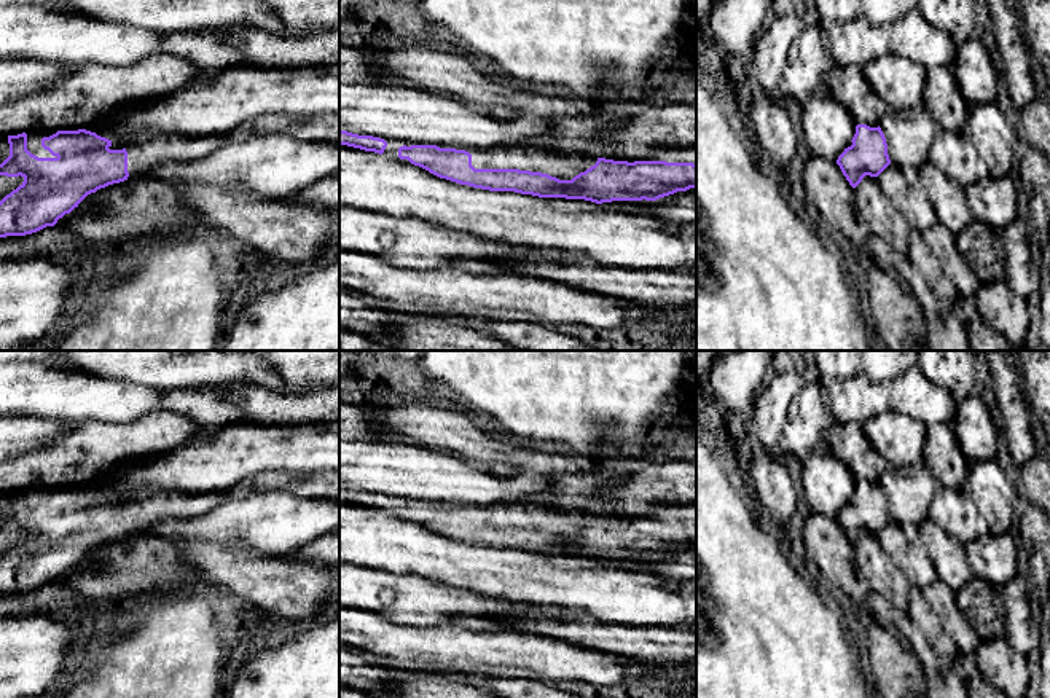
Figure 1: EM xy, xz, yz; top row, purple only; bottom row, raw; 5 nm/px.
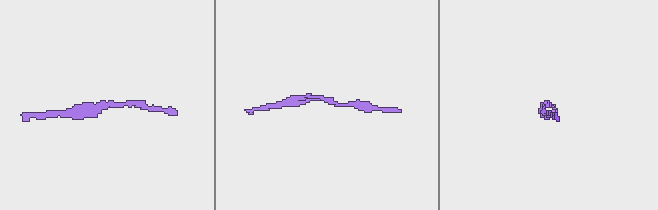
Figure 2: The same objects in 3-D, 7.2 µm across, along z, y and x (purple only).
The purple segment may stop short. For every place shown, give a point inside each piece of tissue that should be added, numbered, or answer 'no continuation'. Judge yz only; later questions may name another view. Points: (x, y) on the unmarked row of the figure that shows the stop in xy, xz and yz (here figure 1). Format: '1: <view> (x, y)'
no continuation

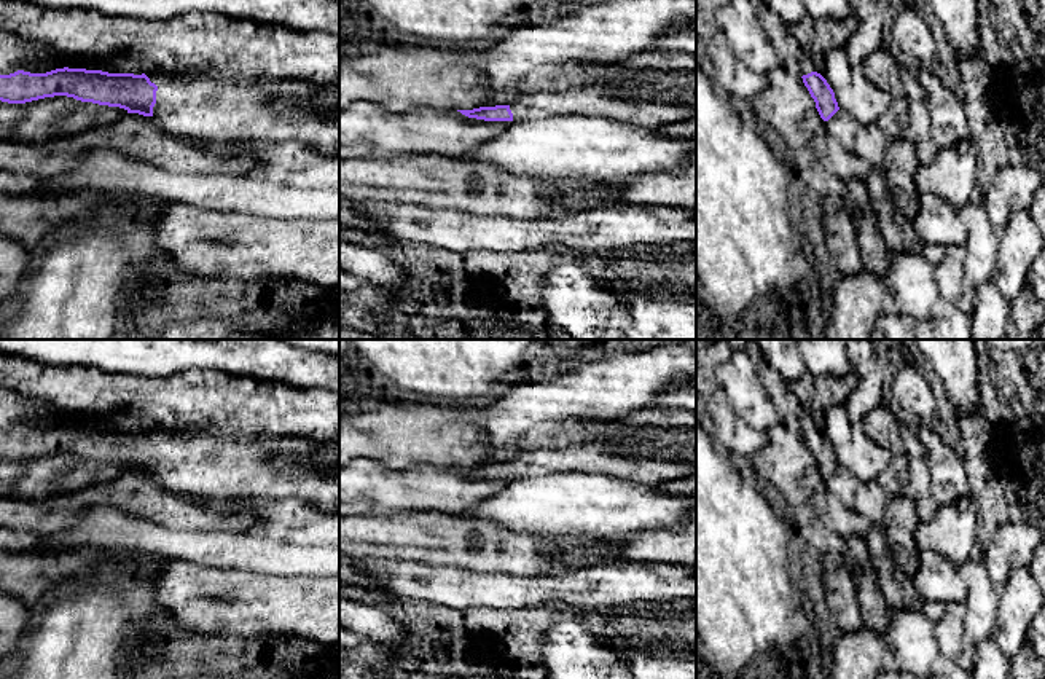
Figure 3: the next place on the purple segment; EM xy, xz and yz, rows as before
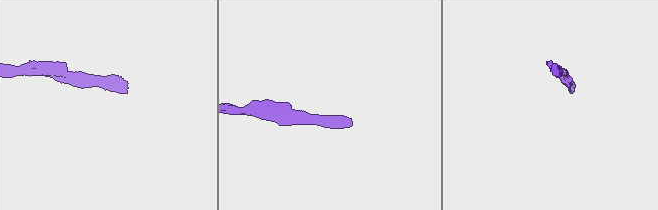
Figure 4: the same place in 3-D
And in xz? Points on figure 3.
1: xz (652, 445)

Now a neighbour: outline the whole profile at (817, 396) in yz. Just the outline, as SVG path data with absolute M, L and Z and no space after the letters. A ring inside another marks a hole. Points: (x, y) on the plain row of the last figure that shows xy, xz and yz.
M851 370L844 376L814 376L806 373L796 381L789 381L787 389L798 398L820 430L825 414L833 408L844 405L857 386L857 375Z

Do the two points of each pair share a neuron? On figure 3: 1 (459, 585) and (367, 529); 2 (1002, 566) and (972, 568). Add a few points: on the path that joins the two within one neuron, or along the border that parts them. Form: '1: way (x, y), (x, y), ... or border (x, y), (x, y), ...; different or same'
1: border (387, 558), (450, 565), (461, 569); different
2: border (982, 561), (998, 588); different

